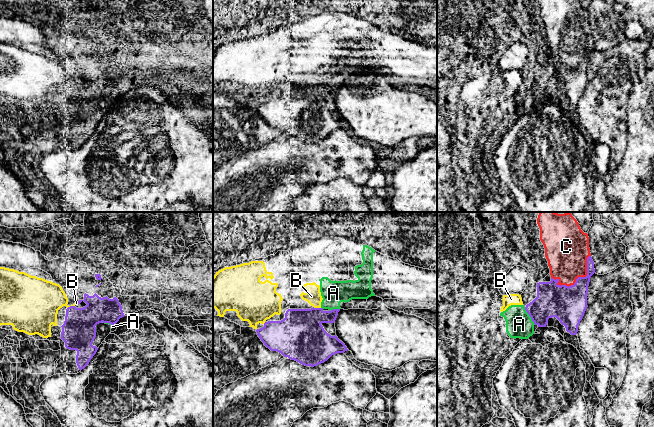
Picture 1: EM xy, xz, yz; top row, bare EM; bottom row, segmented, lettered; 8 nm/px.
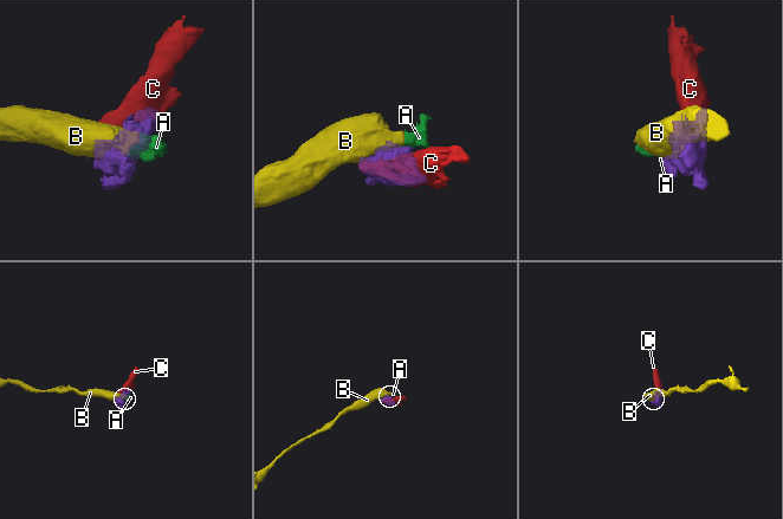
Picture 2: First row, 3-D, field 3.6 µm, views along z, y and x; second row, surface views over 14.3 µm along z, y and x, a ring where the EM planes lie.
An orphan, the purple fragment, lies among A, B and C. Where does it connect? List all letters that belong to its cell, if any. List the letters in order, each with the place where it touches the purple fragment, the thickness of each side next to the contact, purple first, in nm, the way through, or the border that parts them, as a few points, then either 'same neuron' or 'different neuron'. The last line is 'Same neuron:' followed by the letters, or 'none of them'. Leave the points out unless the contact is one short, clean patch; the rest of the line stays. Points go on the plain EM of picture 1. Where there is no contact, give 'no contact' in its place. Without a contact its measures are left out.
A: contact yz (529, 91); calibres 260 and 220 nm; border yz (524, 83), (535, 100); different neuron
B: contact xz (317, 84); calibres 380 and 130 nm; different neuron
C: contact yz (576, 56); calibres 280 and 340 nm; same neuron
Same neuron: C

